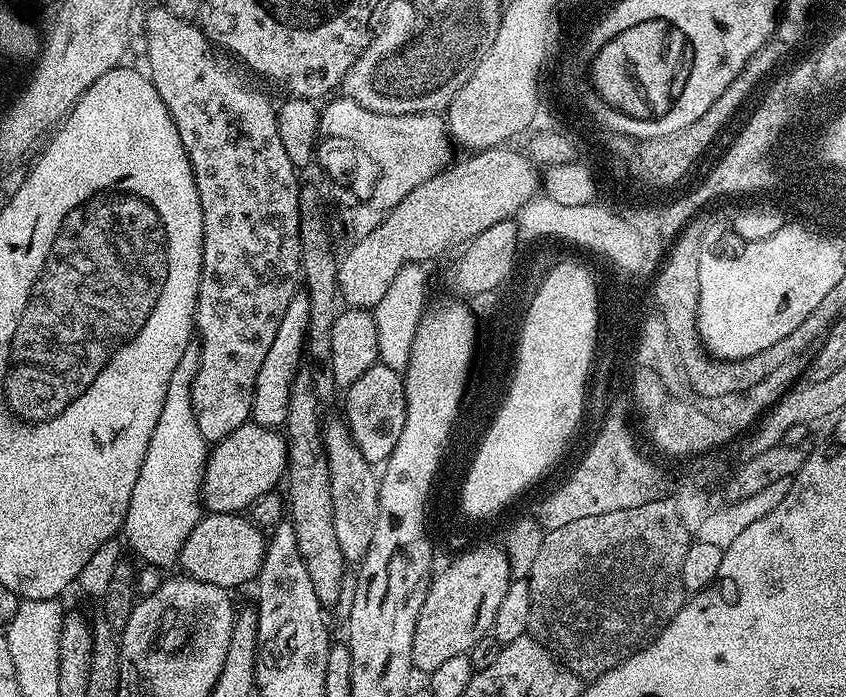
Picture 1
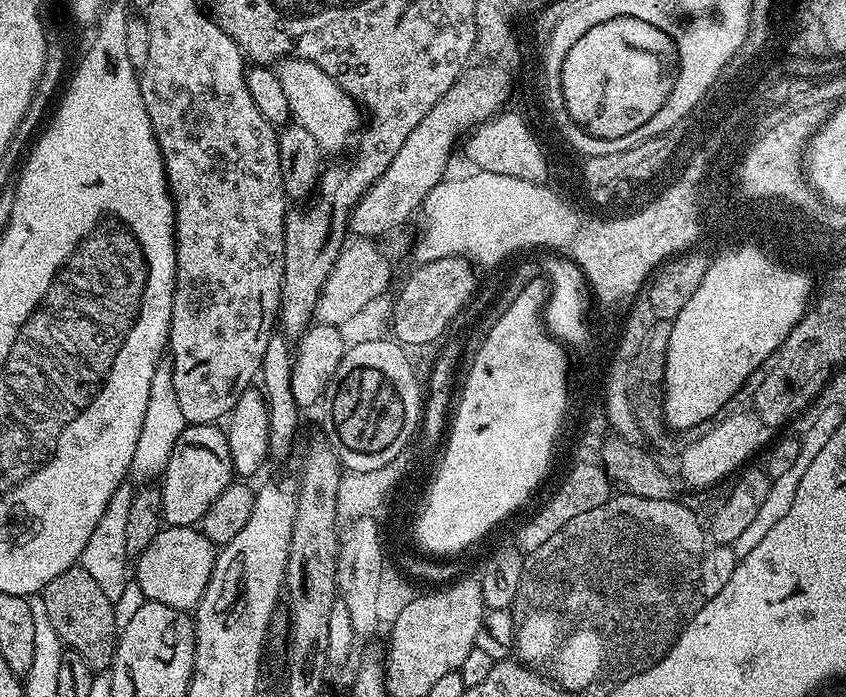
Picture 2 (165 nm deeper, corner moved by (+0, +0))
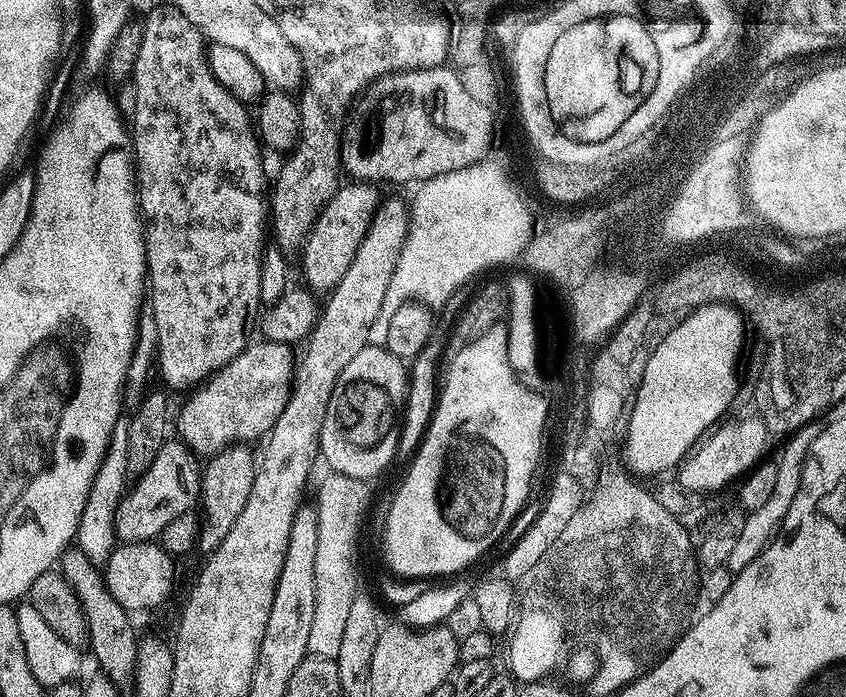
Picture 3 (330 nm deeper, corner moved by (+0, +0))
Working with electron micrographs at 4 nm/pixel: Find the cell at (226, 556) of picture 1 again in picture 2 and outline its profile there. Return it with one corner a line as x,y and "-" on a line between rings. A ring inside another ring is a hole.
161,527
157,536
150,542
149,548
135,561
135,587
137,584
144,591
145,601
153,600
162,606
185,610
195,609
210,582
217,555
217,545
212,544
199,527

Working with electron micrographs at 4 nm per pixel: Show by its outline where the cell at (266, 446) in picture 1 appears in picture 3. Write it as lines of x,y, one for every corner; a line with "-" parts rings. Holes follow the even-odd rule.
168,439
158,450
154,462
151,462
144,473
135,477
134,483
120,497
120,505
114,514
114,530
117,541
125,544
143,544
155,541
160,532
166,530
166,526
170,526
170,522
174,522
174,518
178,518
178,514
193,511
200,494
200,478
202,475
201,465
199,463
196,465
196,463
198,463
196,453
191,452
179,439

